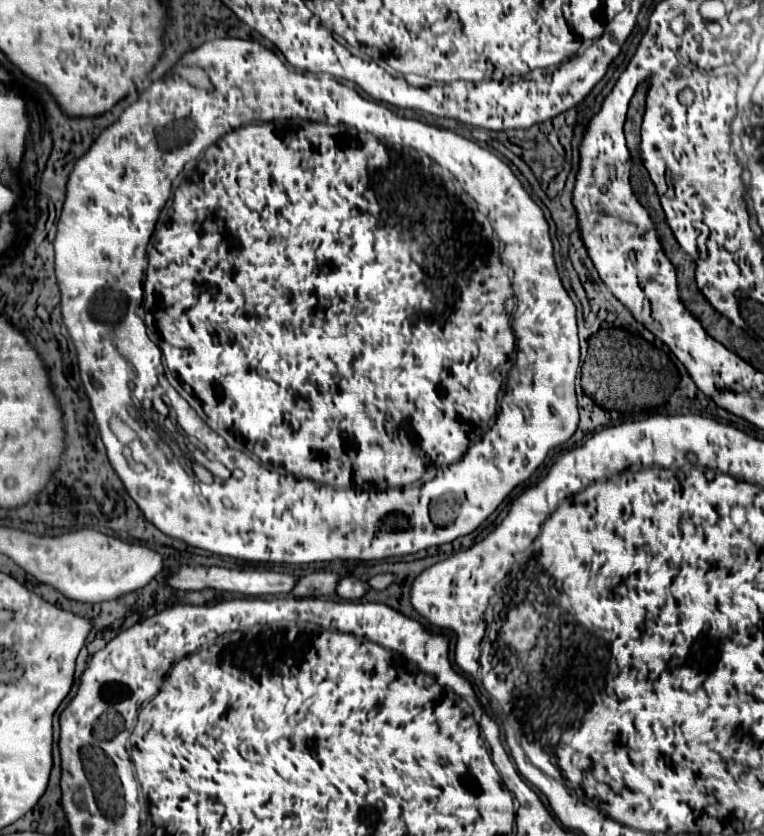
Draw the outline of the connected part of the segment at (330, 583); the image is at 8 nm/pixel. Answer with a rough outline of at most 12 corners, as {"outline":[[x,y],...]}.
{"outline":[[340,574],[302,576],[292,594],[322,598],[336,592]]}

